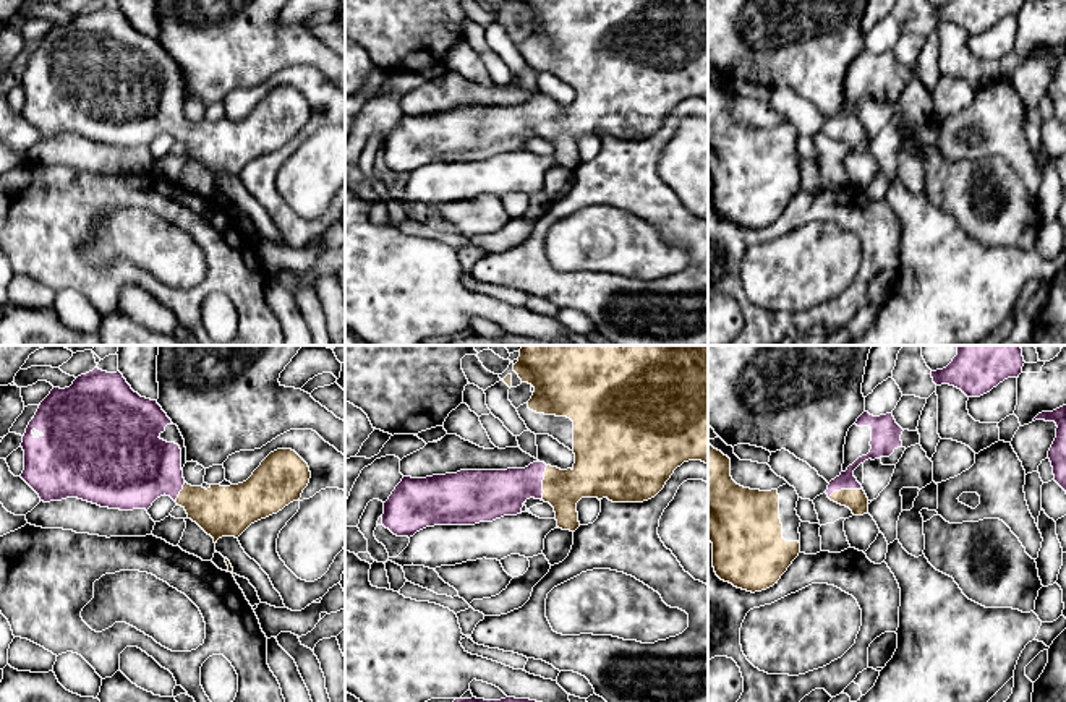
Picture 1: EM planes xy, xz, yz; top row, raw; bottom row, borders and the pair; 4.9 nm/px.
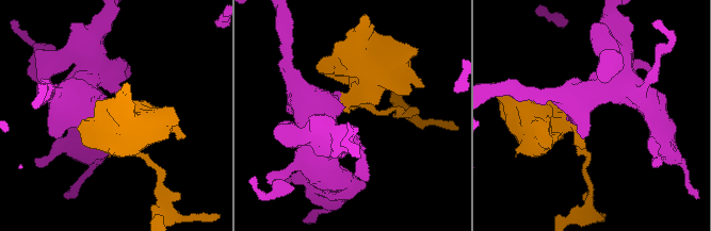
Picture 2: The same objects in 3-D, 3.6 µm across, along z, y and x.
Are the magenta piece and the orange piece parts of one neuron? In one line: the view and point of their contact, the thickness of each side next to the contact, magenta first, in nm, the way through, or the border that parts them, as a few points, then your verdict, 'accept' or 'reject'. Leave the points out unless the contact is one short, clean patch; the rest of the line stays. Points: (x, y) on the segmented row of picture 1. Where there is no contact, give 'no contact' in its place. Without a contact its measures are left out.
contact xz (541, 483); calibres 240 and 190 nm; way xz (493, 493), (520, 483), (541, 483), (579, 483), (590, 477); accept

